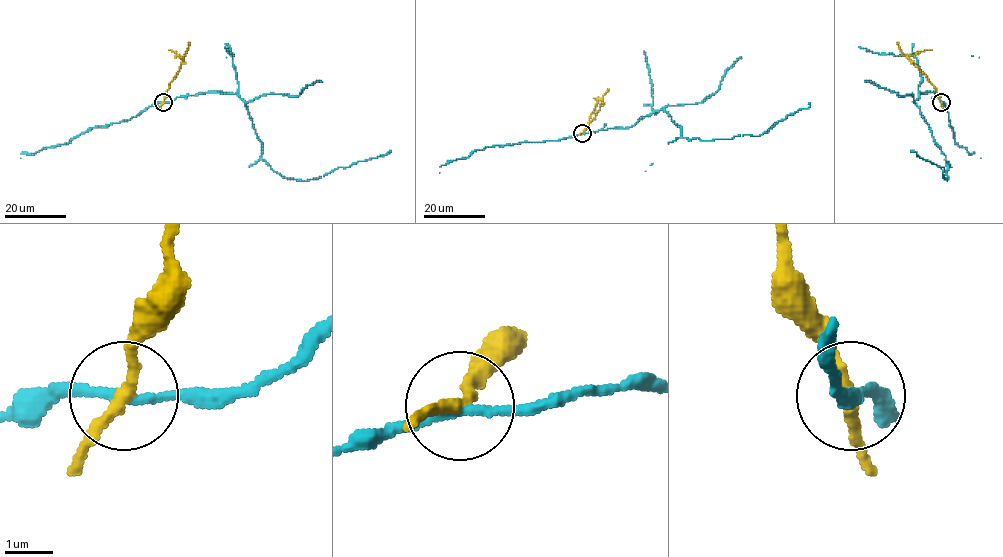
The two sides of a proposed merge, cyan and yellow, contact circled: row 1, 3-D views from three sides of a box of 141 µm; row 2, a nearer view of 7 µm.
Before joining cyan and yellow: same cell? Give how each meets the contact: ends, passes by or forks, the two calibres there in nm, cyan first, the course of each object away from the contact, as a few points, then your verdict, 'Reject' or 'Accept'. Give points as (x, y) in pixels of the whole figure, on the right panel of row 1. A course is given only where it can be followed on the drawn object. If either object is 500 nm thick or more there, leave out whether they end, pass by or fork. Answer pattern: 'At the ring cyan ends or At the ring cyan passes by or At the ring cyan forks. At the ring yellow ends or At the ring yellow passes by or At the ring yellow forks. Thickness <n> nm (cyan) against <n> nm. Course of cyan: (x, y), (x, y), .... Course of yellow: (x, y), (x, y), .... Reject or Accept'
At the ring cyan passes by. At the ring yellow passes by. Thickness 180 nm (cyan) against 220 nm. Course of cyan: (941, 102), (935, 92), (921, 93), (915, 101), (945, 157), (947, 180), (944, 178), (944, 167), (910, 151). Course of yellow: (941, 102), (933, 84), (908, 58), (908, 55), (931, 49). Reject

